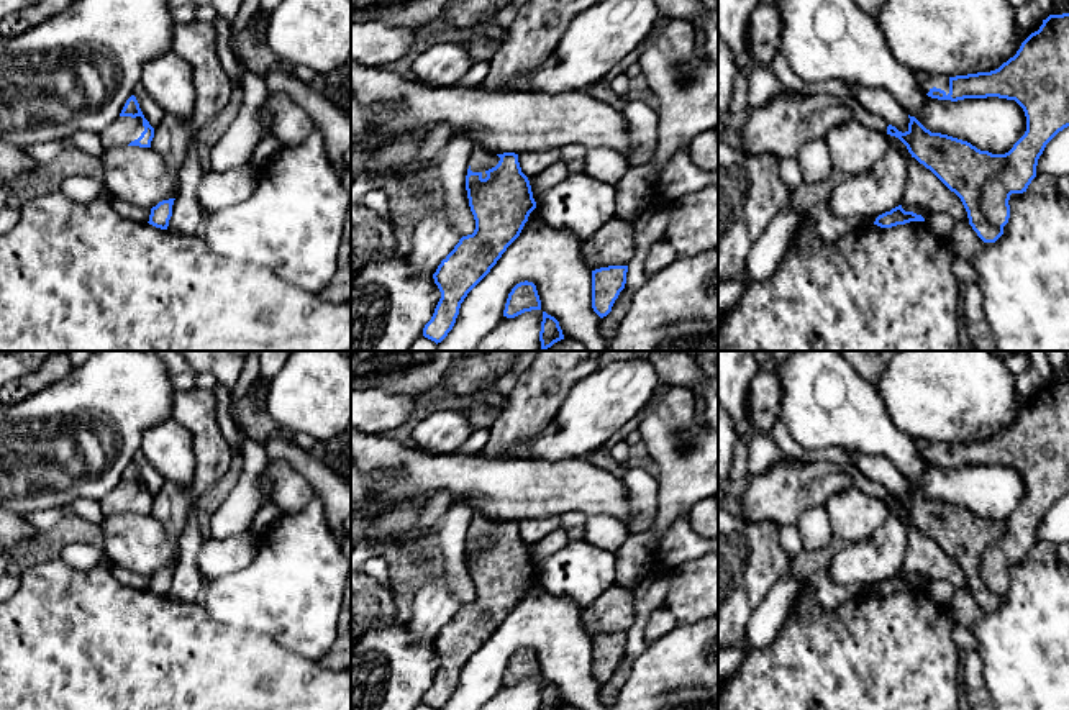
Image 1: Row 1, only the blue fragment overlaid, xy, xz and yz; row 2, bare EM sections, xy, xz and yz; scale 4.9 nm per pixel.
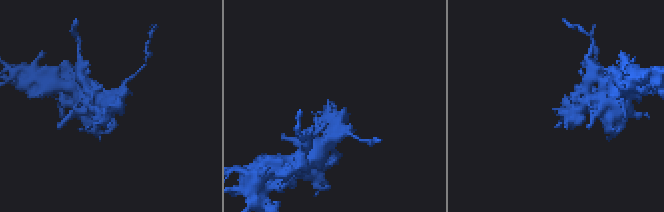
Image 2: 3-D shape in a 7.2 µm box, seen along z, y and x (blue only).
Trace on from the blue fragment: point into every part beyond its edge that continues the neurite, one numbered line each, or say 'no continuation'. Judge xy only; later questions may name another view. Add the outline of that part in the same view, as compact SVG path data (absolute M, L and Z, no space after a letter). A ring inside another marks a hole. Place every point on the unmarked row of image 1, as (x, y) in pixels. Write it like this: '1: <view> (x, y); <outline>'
1: xy (125, 497); M118 484L110 494L100 498L105 515L130 512L144 498L143 485Z

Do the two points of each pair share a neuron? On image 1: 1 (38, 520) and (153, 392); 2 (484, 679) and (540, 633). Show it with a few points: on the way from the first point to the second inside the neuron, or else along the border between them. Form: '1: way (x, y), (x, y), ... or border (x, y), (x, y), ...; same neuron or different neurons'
1: border (68, 507), (48, 507), (23, 515); different neurons
2: way (491, 663), (523, 633); same neuron

